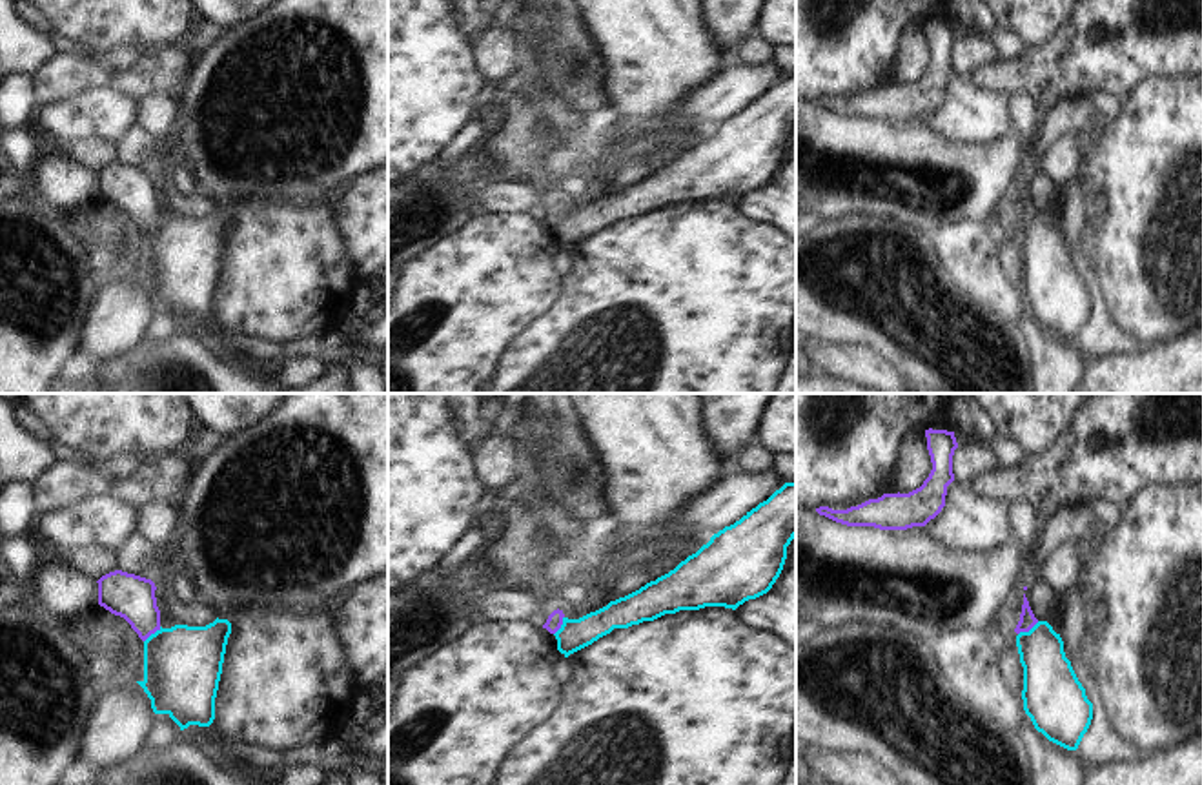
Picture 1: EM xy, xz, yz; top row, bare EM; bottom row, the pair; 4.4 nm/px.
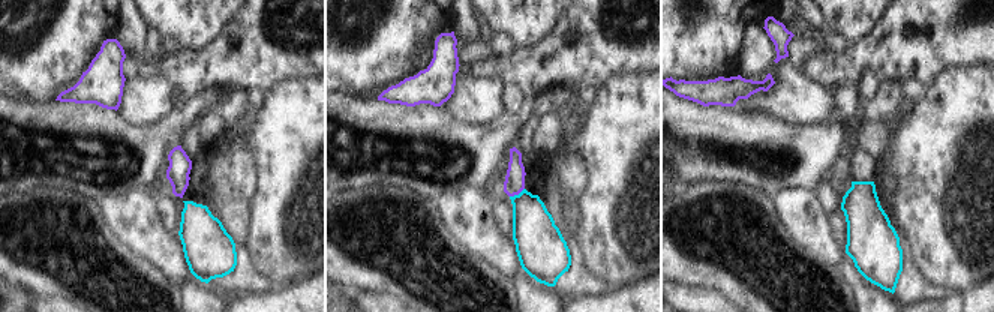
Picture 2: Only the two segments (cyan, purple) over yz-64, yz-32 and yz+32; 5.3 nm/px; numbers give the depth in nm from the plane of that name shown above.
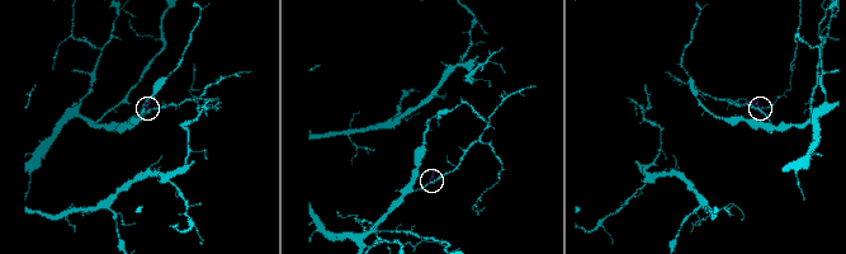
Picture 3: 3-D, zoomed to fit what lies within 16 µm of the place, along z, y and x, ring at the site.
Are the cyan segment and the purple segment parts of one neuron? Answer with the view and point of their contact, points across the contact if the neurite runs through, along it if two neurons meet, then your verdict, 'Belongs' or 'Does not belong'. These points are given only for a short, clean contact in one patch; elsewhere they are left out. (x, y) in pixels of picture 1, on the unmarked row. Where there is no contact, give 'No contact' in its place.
Touches cyan at yz (1029, 223). Boundary: yz (1039, 214), (1018, 226). Does not belong

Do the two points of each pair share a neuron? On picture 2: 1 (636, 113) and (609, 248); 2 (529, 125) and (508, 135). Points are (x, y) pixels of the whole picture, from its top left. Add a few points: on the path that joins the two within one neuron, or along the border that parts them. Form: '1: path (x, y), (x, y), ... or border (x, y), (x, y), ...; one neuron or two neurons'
1: path (636, 146), (624, 185), (615, 195), (612, 215); one neuron
2: border (535, 98), (514, 146); two neurons

